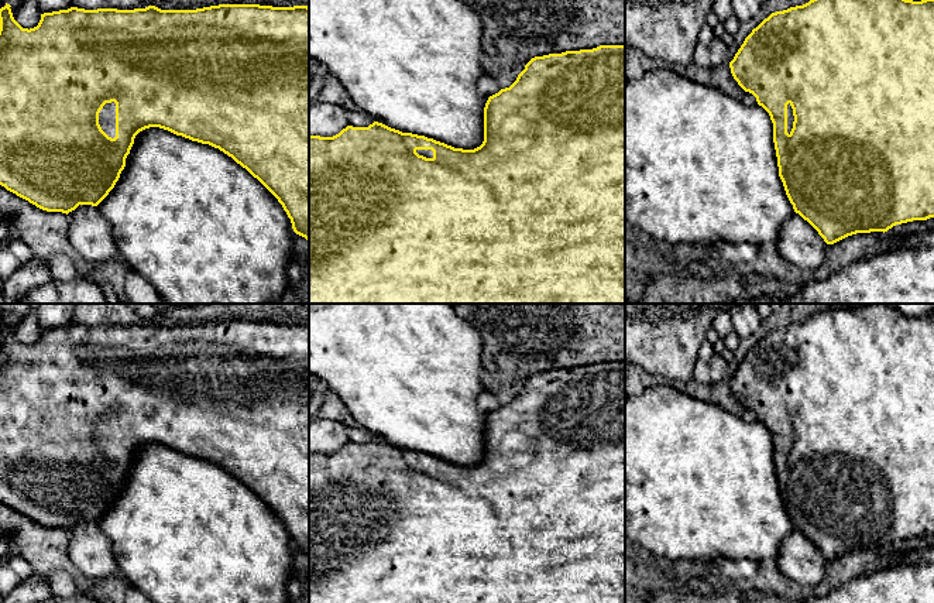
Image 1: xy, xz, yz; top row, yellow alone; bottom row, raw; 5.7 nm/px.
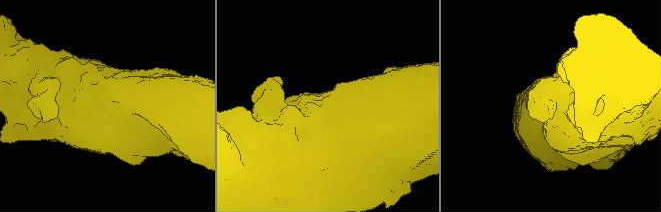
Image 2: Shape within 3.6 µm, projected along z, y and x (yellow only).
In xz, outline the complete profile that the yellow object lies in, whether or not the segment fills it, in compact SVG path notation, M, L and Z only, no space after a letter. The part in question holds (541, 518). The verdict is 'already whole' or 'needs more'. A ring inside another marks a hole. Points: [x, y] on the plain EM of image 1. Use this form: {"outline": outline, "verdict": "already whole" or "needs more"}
{"outline": "M625 360L532 374L509 404L488 414L484 424L484 458L474 466L402 449L378 436L368 443L347 442L333 453L309 452L309 603L625 603Z", "verdict": "needs more"}

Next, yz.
{"outline": "M887 304L828 308L803 322L772 329L745 354L729 378L738 401L756 414L773 439L779 493L796 530L834 561L856 549L887 548L896 541L934 534L934 315L906 316Z", "verdict": "needs more"}

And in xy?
{"outline": "M6 319L0 325L0 501L17 513L28 517L37 524L47 528L62 528L69 530L79 521L97 523L114 504L120 494L121 487L126 483L126 474L134 460L135 452L150 443L159 443L168 446L176 452L182 452L192 458L209 460L219 465L237 480L245 484L254 494L257 494L282 521L288 534L291 535L292 545L296 551L309 556L309 323L293 322L293 323L272 323L260 321L219 321L196 326L161 326L155 322L134 326L117 326L117 325L97 325L85 326L71 323L68 326L59 326L52 329L41 330L41 336L34 345L23 345L13 333L11 322Z", "verdict": "needs more"}

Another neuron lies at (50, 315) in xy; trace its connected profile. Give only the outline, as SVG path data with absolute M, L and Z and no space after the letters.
M38 304L37 319L41 329L52 329L73 323L76 304Z

